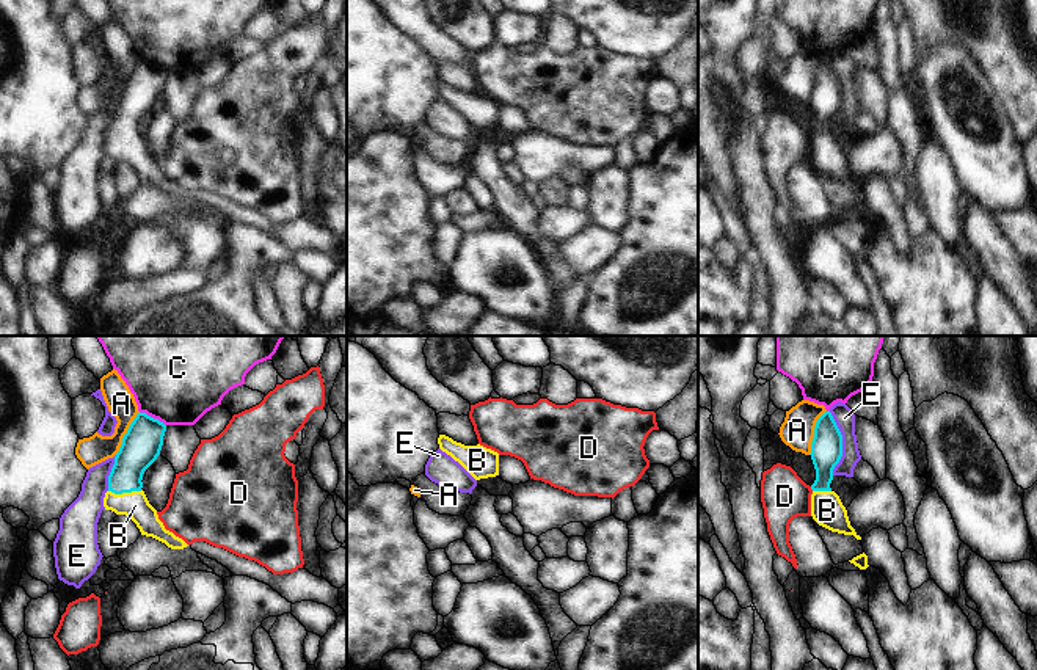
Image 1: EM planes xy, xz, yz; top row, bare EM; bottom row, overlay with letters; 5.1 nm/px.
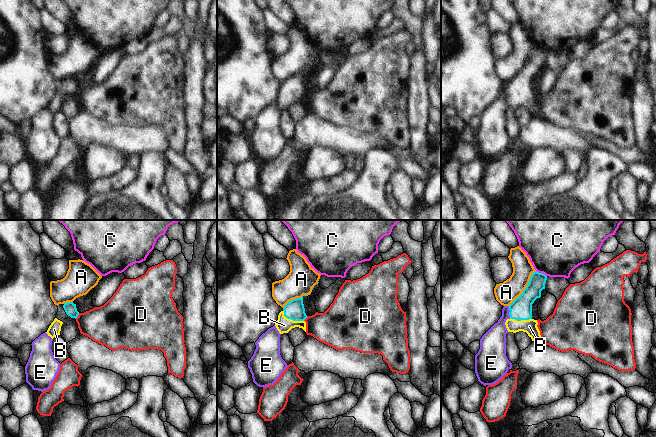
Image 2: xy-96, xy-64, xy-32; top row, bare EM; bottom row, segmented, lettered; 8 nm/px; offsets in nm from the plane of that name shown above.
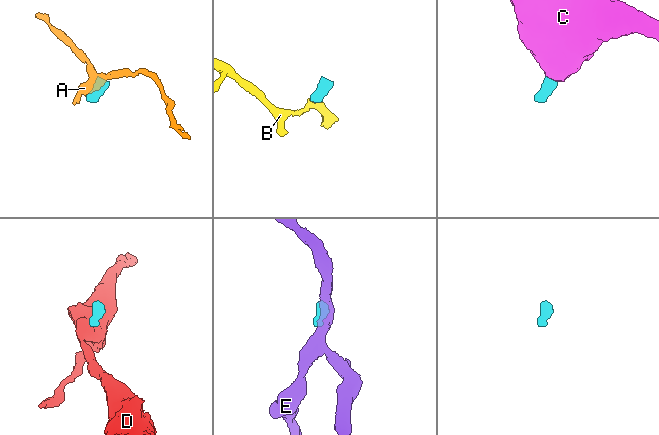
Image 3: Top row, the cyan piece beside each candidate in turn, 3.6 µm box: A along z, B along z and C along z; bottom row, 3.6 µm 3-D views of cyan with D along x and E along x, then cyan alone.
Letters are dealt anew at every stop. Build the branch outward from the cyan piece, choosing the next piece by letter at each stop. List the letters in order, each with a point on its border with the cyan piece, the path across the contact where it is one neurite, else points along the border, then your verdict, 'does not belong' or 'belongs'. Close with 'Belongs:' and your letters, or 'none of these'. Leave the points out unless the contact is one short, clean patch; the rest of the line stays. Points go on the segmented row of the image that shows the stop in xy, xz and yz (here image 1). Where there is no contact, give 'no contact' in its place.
A: yz (815, 432) | along yz (825, 410), (816, 422), (808, 454) | does not belong
B: xy (124, 491) | across xy (140, 447), (129, 465), (124, 491), (135, 506) | belongs
C: xy (152, 418) | along xy (140, 411), (157, 418), (165, 426) | does not belong
D: yz (811, 488) | along yz (810, 487), (813, 490) | does not belong
E: yz (841, 443) | does not belong
Belongs: B

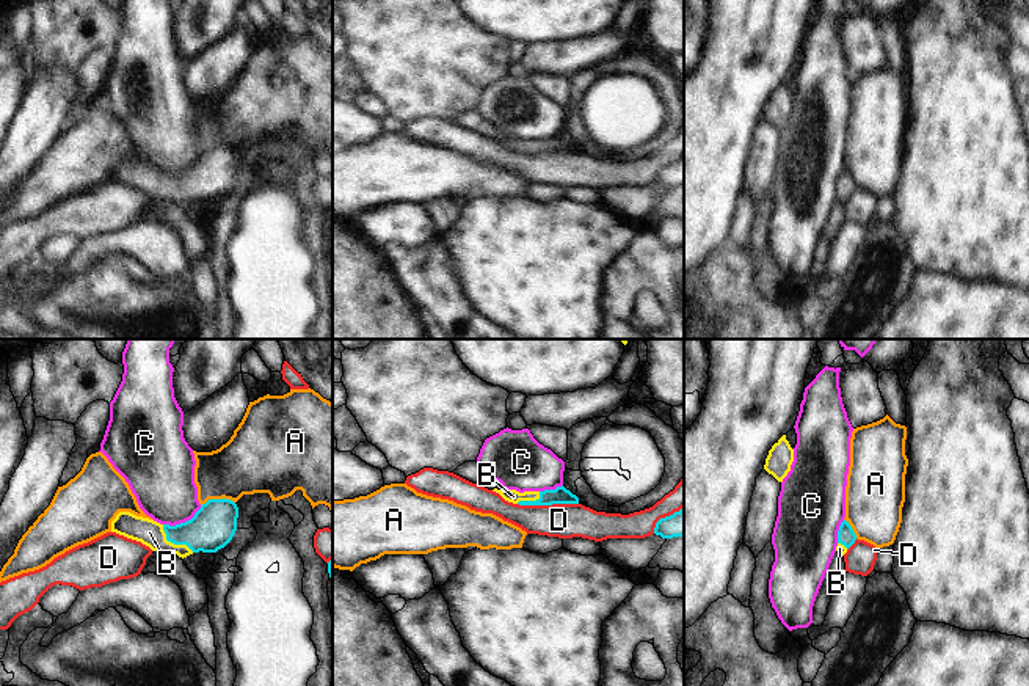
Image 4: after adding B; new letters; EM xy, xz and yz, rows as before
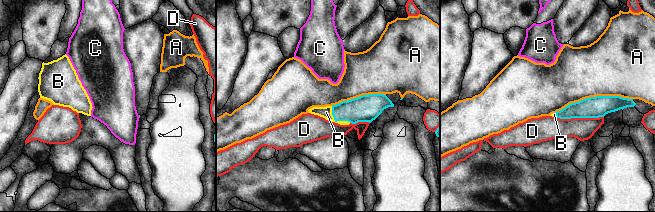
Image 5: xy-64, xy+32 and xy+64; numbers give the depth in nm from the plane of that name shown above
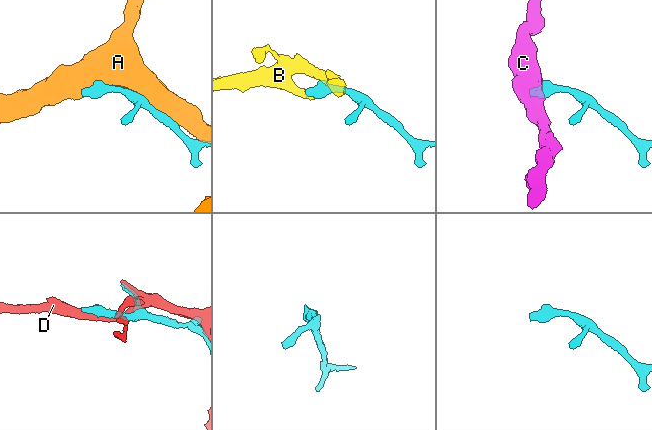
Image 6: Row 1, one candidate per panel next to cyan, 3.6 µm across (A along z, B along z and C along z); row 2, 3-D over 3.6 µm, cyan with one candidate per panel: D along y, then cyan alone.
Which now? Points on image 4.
A: xy (217, 499) | does not belong
B: xy (173, 542) | across xy (214, 525), (204, 532), (173, 542), (149, 532) | belongs
C: xy (182, 523) | along xy (201, 506), (190, 518), (174, 525), (163, 525) | does not belong
D: xz (548, 504) | does not belong
Belongs: B

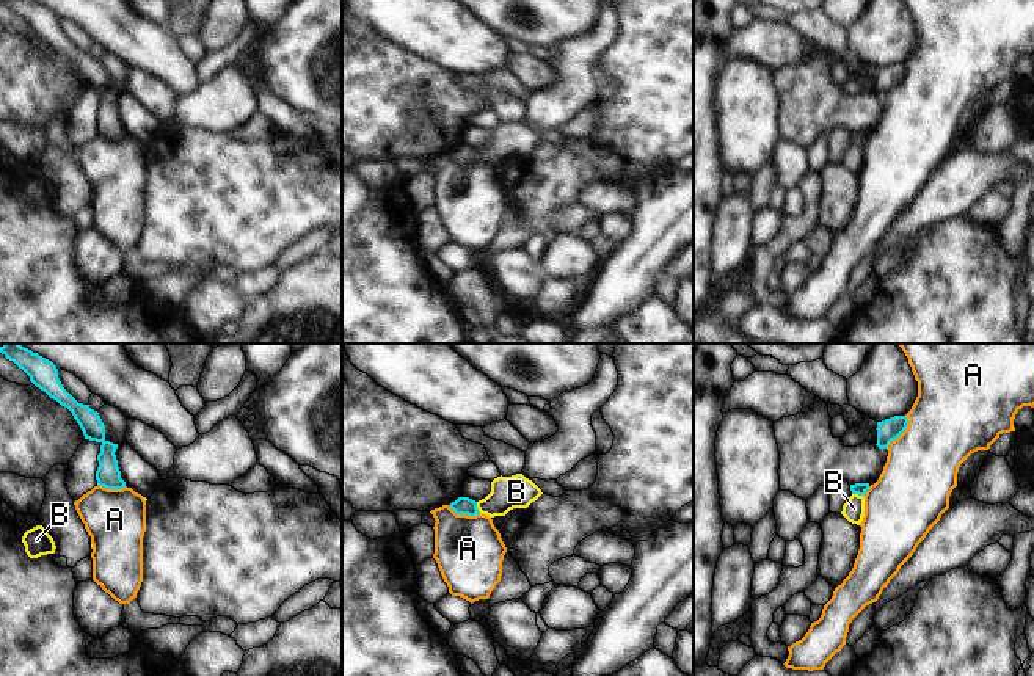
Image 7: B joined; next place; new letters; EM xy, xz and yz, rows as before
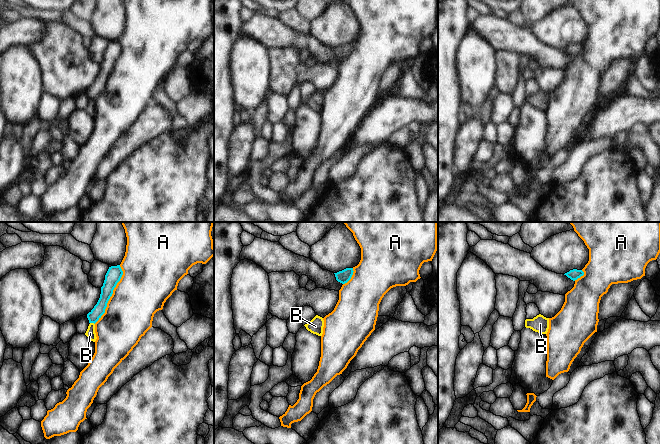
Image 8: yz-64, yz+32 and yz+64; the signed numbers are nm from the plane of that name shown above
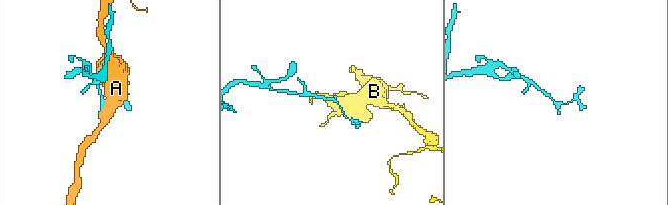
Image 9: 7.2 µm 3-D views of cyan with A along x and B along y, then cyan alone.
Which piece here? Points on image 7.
A: yz (901, 433) | does not belong
B: xz (477, 508) | along xz (476, 502), (480, 513) | does not belong
Belongs: none of these

